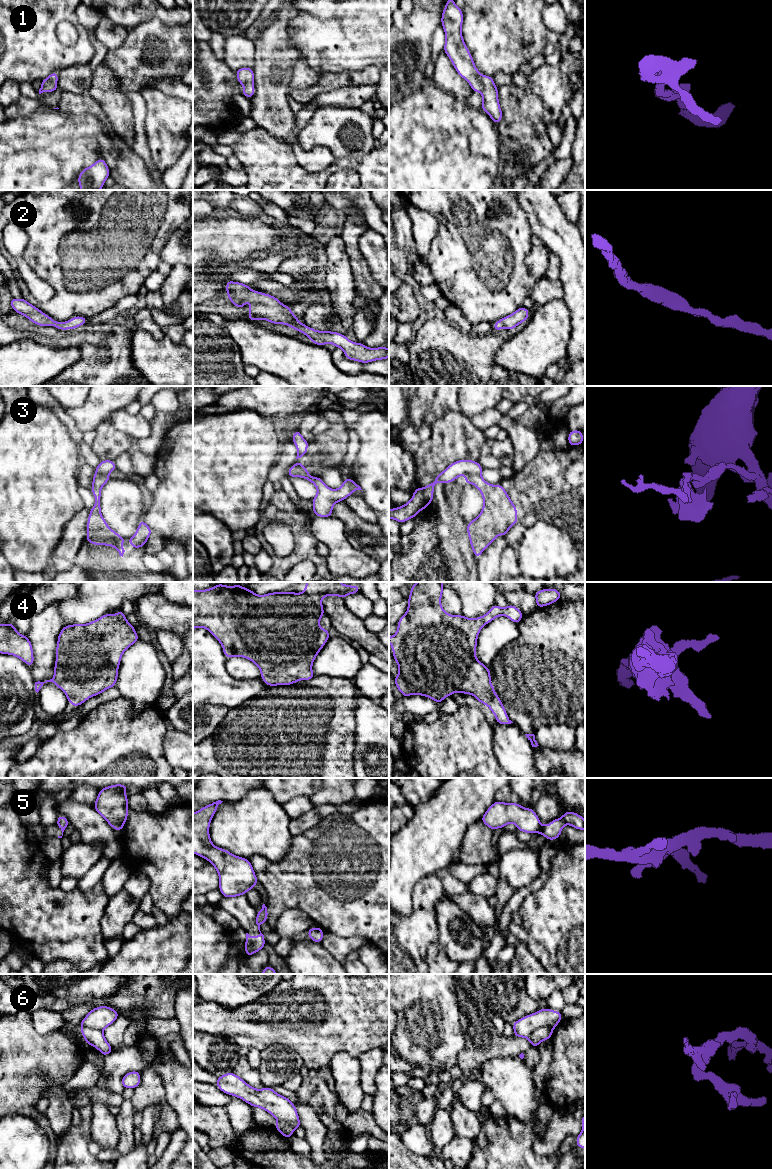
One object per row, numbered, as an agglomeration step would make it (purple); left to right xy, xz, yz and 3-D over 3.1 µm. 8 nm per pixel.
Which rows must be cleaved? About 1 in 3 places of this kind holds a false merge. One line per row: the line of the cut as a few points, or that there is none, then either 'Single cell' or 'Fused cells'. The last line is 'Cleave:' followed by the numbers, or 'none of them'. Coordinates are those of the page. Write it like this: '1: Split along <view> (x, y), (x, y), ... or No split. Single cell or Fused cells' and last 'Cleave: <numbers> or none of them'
1: No split. Single cell
2: No split. Single cell
3: Split along yz (466, 473), (477, 473), (480, 475). Fused cells
4: No split. Single cell
5: Split along yz (539, 827), (536, 831). Fused cells
6: Split along yz (552, 1029), (538, 1027), (527, 1037). Fused cells
Cleave: 3, 5, 6

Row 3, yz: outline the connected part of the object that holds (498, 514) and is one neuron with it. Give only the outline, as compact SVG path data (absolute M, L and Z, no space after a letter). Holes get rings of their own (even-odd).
M466 474L465 483L473 484L483 497L479 516L467 523L470 546L478 559L497 536L506 536L509 528L519 523L517 508L501 484L489 484L478 474Z

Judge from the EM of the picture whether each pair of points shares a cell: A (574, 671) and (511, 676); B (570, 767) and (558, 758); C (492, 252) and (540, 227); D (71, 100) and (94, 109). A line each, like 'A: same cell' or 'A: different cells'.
A: same cell
B: same cell
C: different cells
D: same cell

